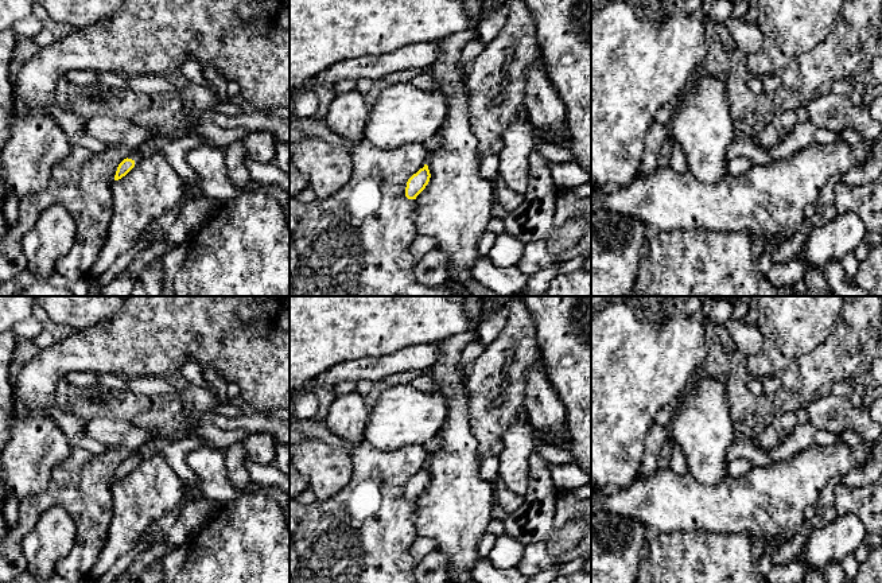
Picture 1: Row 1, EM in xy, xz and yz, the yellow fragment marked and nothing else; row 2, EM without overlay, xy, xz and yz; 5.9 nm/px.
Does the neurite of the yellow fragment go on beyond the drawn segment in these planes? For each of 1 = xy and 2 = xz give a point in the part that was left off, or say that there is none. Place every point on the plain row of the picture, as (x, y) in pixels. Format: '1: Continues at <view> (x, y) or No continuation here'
1: Continues at xy (138, 457)
2: No continuation here

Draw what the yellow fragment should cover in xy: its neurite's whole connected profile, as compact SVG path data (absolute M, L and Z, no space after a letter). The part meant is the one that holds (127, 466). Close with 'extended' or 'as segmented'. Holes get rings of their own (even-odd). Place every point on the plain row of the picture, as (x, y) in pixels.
M137 451L127 460L124 460L117 469L114 482L118 482L125 478L143 460L144 454L145 451Z; extended

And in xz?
M424 466L416 475L413 475L405 489L405 498L408 501L416 501L416 498L426 490L431 479L428 467Z; as segmented

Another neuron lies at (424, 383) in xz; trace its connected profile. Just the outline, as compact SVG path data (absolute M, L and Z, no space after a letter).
M423 373L421 376L411 381L409 385L417 390L431 393L438 390L439 388L439 384L428 373Z

